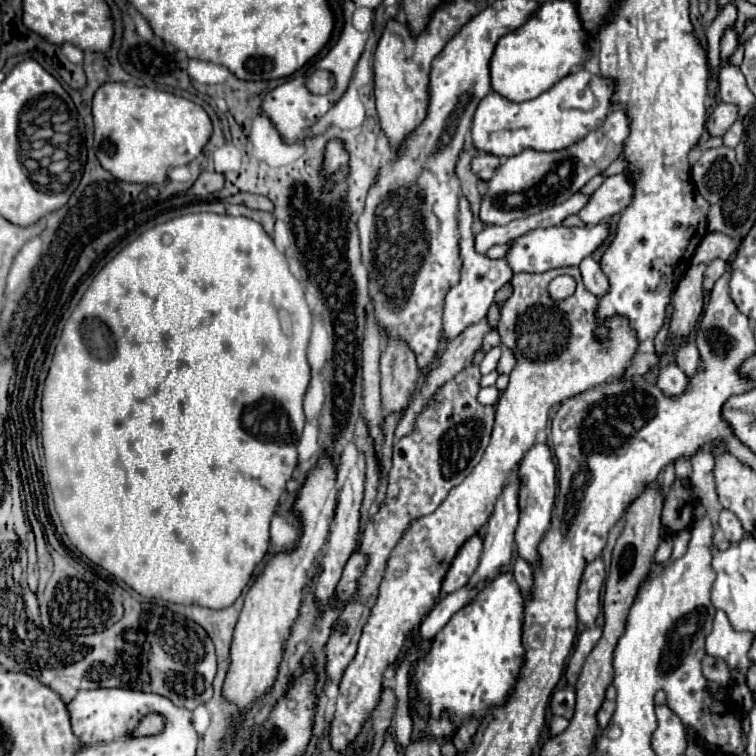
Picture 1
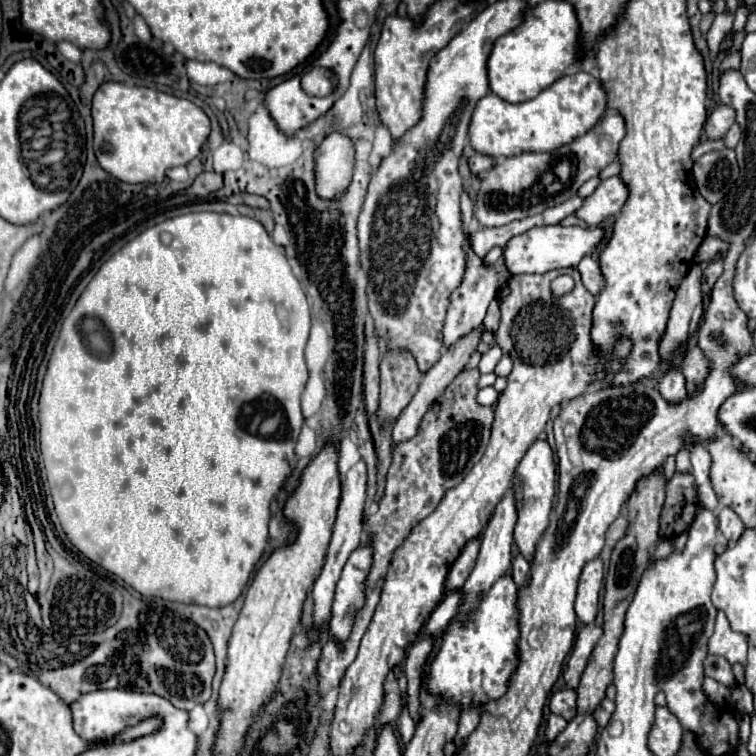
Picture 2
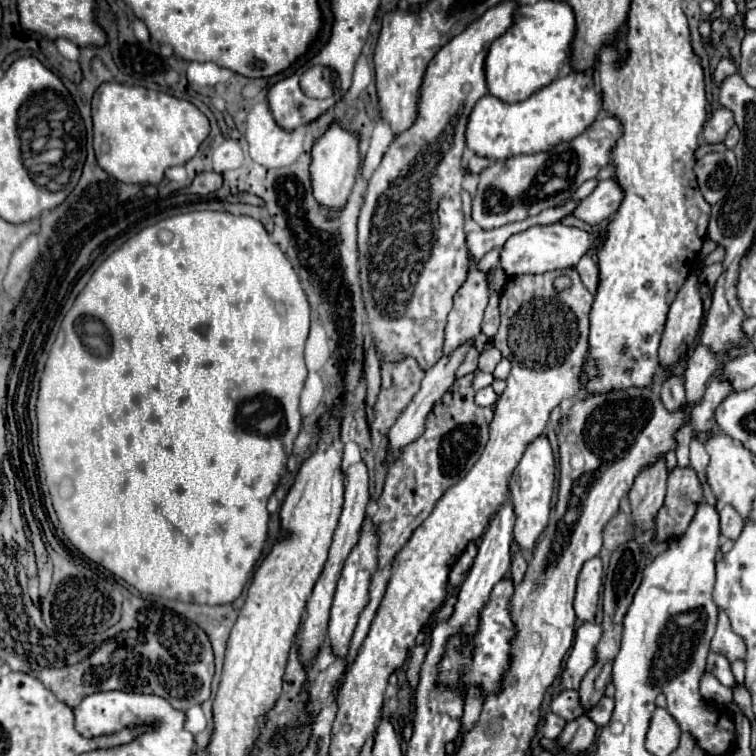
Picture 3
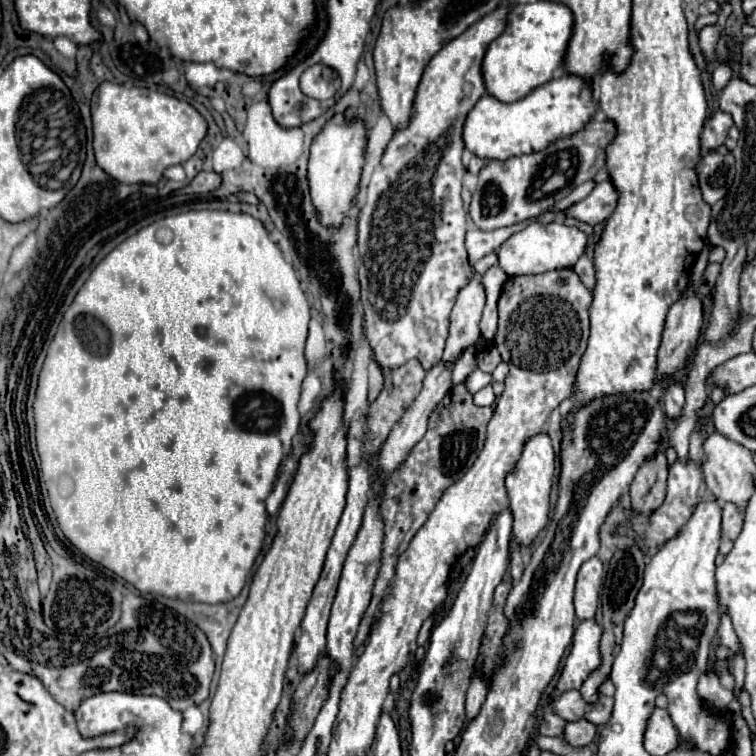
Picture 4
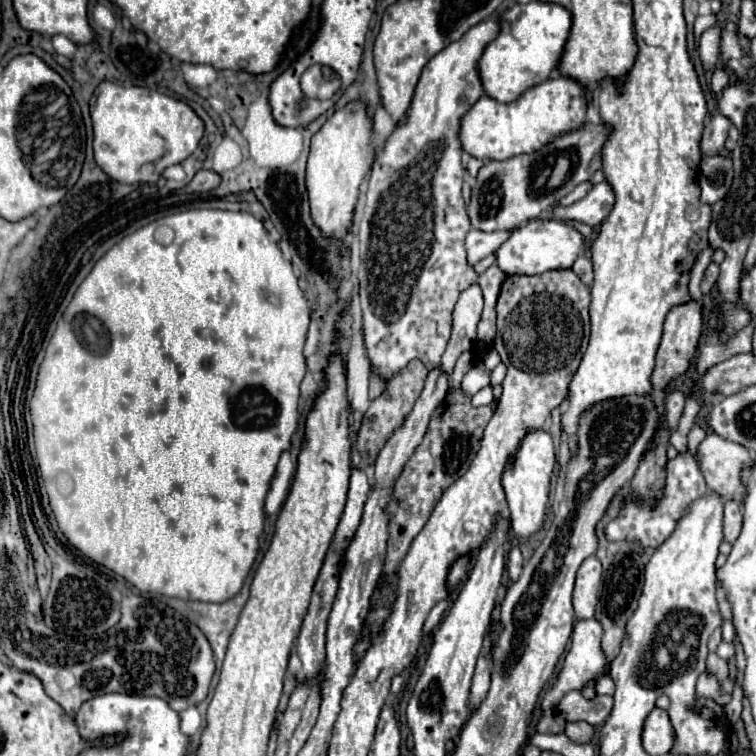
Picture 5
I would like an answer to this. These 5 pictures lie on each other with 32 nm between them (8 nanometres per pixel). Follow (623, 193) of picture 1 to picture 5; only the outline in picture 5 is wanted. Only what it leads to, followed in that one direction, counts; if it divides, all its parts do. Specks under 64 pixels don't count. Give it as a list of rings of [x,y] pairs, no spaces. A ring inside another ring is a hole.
[[[600,182],[600,184],[594,184],[582,200],[570,206],[556,206],[554,218],[562,222],[574,220],[588,226],[598,226],[610,214],[612,206],[614,206],[614,196],[610,186],[606,182]]]

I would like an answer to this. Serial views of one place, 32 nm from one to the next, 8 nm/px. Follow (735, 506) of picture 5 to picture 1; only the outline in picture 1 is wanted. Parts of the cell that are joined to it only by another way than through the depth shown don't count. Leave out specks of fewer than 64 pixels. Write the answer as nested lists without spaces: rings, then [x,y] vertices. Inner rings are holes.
[[[726,508],[718,516],[718,528],[724,532],[724,536],[730,542],[740,542],[742,536],[744,536],[744,528],[742,528],[740,520],[734,516],[734,512],[730,512]]]

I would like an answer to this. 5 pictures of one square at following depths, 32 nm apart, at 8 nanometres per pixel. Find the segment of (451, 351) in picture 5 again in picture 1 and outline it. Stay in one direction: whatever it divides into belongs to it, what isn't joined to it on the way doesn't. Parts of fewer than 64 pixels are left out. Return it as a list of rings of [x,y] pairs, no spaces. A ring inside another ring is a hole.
[[[464,196],[460,200],[458,220],[460,220],[460,234],[462,234],[462,240],[460,240],[462,276],[460,276],[460,282],[456,286],[452,286],[450,292],[446,294],[446,306],[444,306],[444,338],[446,338],[446,342],[454,340],[454,336],[462,334],[468,326],[486,318],[486,312],[488,312],[490,304],[494,302],[494,294],[504,284],[508,284],[512,278],[512,270],[510,270],[506,258],[490,260],[488,256],[482,256],[474,250],[474,236],[472,236],[472,230],[468,228],[468,222],[474,220],[474,214],[470,210],[470,202]]]

